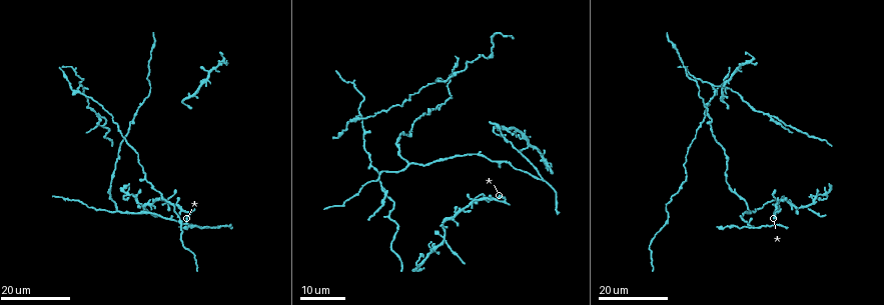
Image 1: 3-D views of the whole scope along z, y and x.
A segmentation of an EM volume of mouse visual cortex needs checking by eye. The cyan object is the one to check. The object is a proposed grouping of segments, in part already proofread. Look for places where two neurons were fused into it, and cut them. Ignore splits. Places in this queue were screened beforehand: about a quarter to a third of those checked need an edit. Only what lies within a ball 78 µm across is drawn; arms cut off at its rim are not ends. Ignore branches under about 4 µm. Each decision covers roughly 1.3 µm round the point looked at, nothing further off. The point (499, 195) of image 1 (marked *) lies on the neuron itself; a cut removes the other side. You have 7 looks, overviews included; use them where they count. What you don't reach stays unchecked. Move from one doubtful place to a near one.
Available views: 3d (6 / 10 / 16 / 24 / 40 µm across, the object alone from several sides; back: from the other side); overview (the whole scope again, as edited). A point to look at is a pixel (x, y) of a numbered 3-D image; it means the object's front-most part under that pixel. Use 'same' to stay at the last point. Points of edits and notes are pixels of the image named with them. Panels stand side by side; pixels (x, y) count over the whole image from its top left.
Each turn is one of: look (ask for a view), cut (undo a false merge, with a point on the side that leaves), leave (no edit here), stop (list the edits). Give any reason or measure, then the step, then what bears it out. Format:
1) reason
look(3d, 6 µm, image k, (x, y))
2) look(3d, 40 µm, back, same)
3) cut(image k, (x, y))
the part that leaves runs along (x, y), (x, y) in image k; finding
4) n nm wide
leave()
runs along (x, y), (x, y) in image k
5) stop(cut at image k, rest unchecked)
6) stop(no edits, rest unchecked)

arms part here
look(3d, 24 µm, image 1, (762, 227))

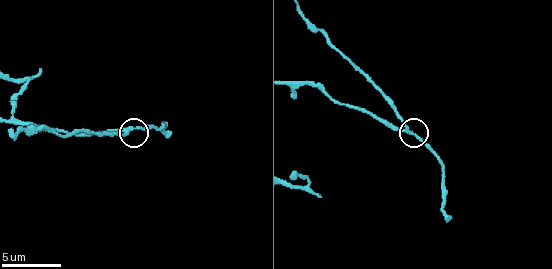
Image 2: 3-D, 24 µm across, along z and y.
look(3d, 10 µm, image 2, (405, 127))

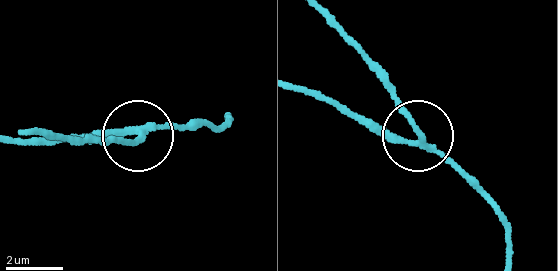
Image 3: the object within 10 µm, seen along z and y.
200 nm wide
cut(image 3, (122, 141))
the part that leaves runs along (142, 136), (113, 143), (27, 136) in image 3; two neurons meet here

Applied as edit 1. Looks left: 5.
two arms in line, one across
look(3d, 10 µm, image 2, (15, 123))

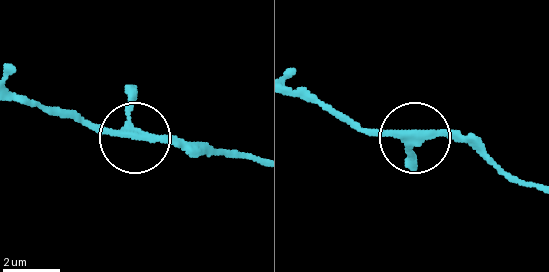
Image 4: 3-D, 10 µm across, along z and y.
from behind
look(3d, 10 µm, back, image 4, (412, 134))

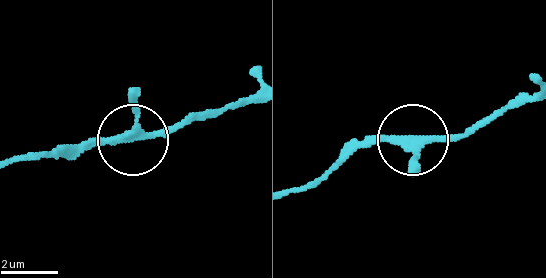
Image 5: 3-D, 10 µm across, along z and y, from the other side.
230 nm wide
leave()
continuous, no second neuron

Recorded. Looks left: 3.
three arms meet
look(3d, 24 µm, image 1, (408, 163))

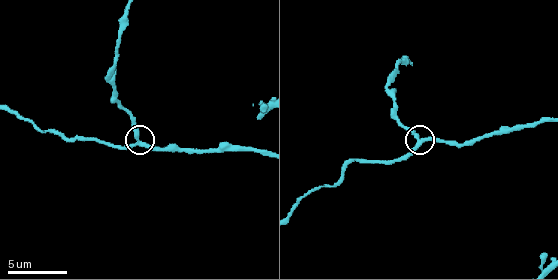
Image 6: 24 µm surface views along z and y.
closer look
look(3d, 10 µm, image 6, (417, 143))

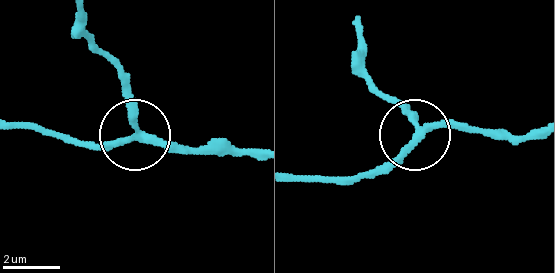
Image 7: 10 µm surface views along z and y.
side arm 25 µm
leave()
runs along (253, 154), (217, 154), (133, 133), (83, 140) in image 7; one neuron here

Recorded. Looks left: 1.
stop(cut at image 3, rest unchecked)

